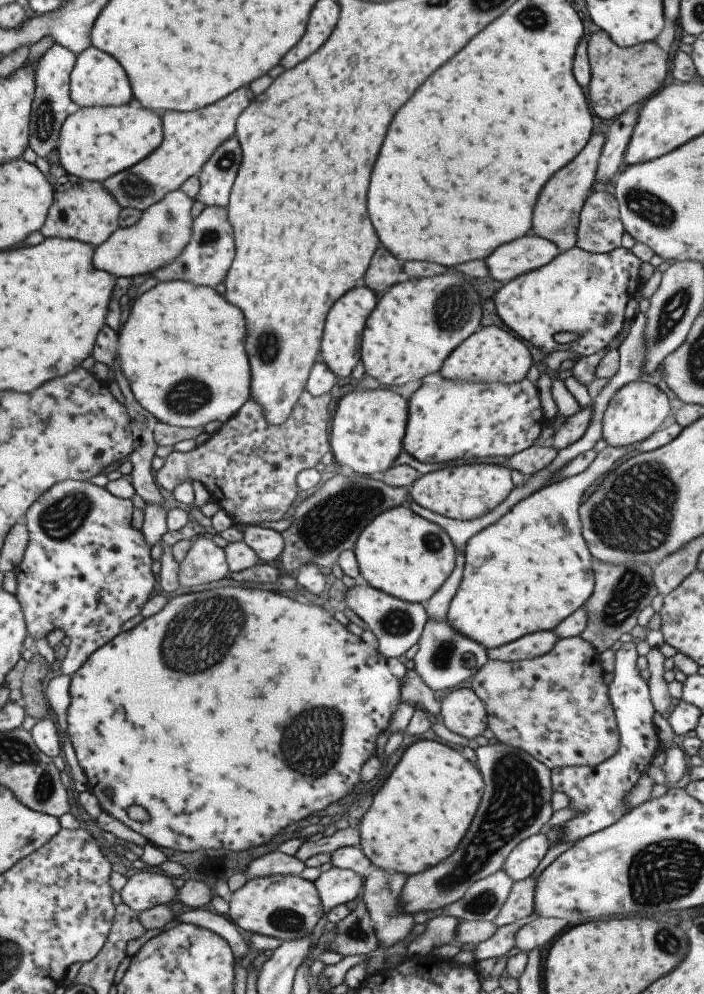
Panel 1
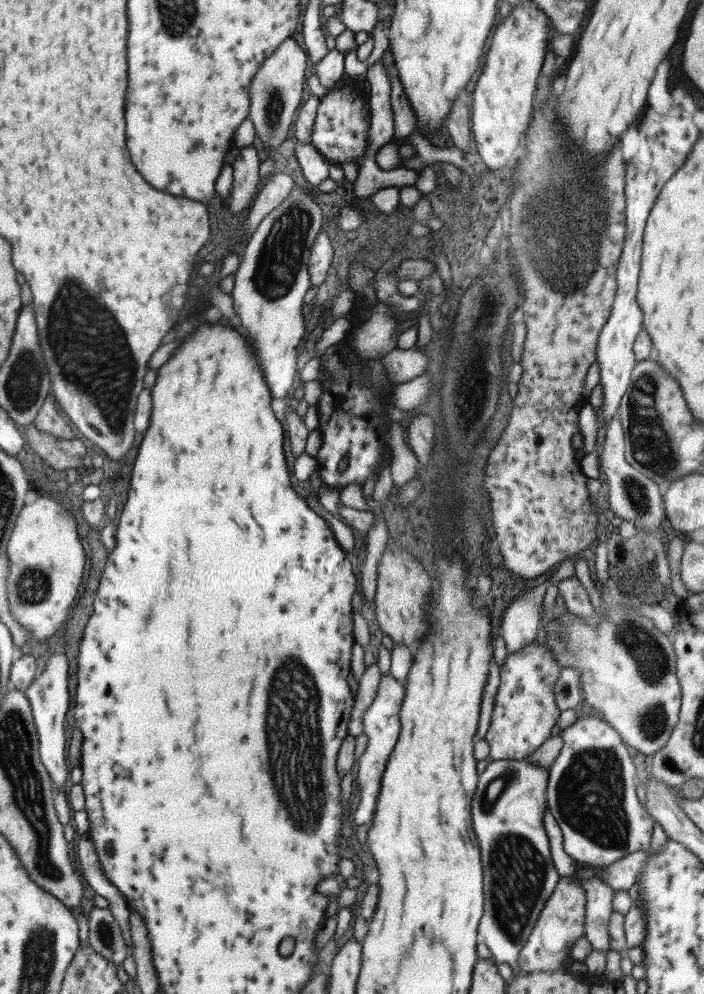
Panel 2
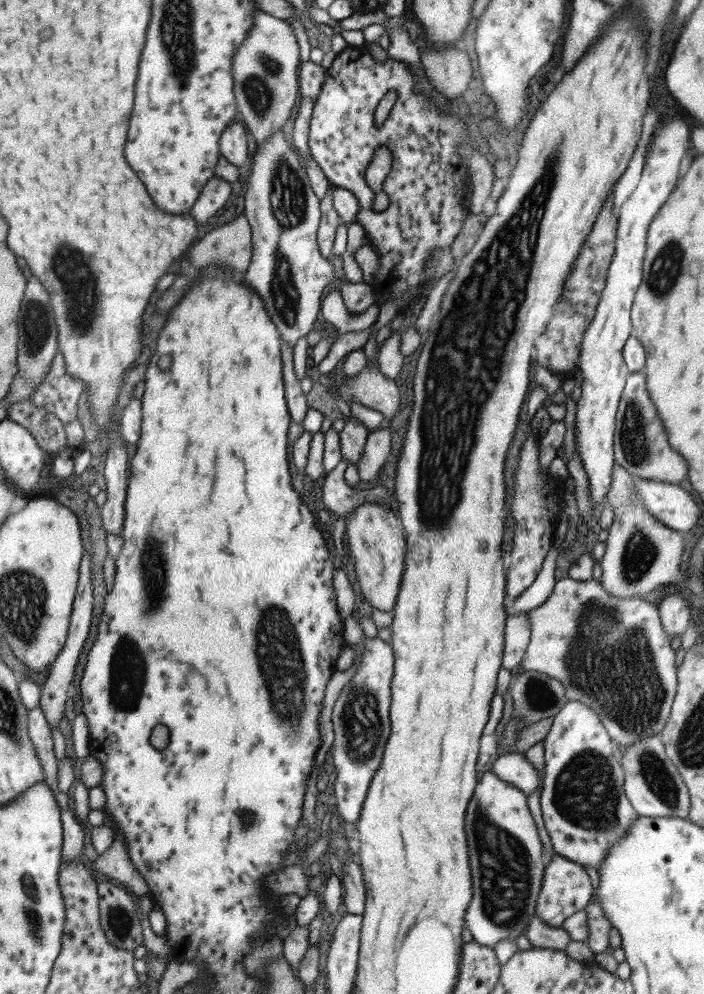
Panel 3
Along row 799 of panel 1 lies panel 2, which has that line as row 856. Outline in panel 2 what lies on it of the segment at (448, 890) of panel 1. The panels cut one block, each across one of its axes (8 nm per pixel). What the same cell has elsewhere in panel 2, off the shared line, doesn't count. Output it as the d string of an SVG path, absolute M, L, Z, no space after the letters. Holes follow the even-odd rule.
M529 759L489 760L478 775L470 802L471 826L479 847L483 877L483 910L476 933L483 937L493 962L505 962L513 972L517 970L519 949L527 940L544 902L554 891L556 883L561 880L553 868L542 823L548 779L548 769L535 765Z

